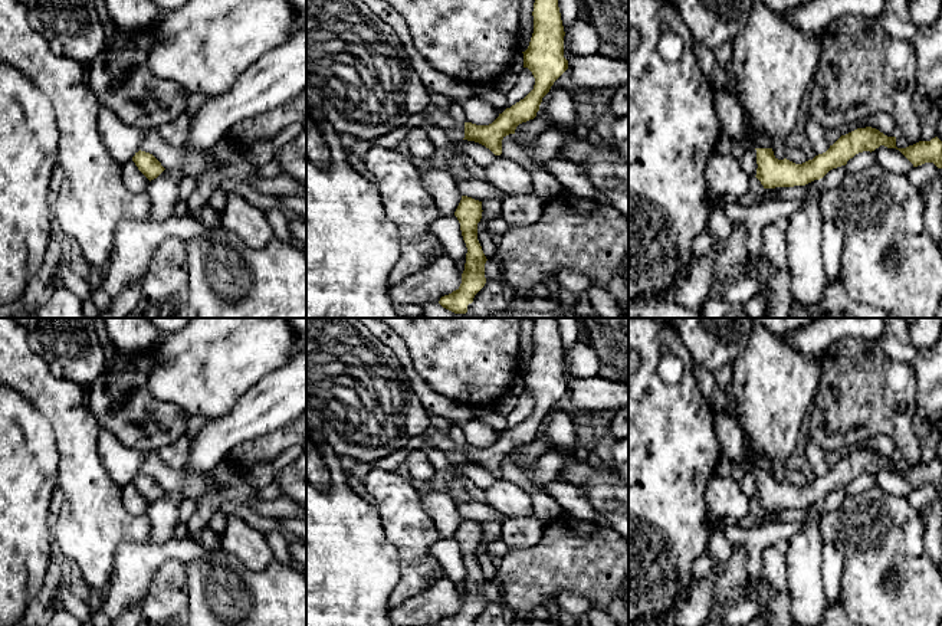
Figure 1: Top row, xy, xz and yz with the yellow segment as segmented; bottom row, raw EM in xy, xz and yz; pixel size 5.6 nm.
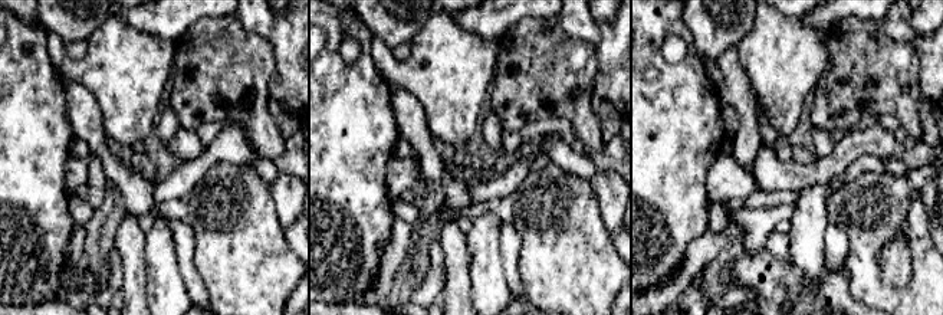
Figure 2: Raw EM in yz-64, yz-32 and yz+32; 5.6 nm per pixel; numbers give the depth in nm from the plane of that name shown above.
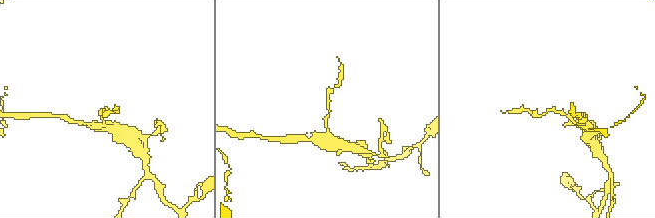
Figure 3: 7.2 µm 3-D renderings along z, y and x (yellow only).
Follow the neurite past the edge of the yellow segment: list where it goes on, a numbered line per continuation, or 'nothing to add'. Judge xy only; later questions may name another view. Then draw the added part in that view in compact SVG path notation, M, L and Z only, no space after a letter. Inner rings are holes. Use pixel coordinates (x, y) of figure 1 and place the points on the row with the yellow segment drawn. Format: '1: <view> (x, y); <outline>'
nothing to add

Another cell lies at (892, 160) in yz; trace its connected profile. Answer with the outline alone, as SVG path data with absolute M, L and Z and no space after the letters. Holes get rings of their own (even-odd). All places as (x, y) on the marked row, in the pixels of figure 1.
M880 145L872 153L877 165L890 173L907 176L913 168L913 164L896 148Z

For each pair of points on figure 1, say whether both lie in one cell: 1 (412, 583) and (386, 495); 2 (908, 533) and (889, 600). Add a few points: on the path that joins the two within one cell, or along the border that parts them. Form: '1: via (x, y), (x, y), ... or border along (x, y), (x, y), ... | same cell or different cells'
1: via (412, 561), (412, 531), (403, 517) | same cell
2: via (908, 551), (908, 587) | same cell

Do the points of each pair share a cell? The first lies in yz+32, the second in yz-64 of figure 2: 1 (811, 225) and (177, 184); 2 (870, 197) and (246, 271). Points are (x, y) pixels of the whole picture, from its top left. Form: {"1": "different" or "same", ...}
{"1": "different", "2": "same"}

